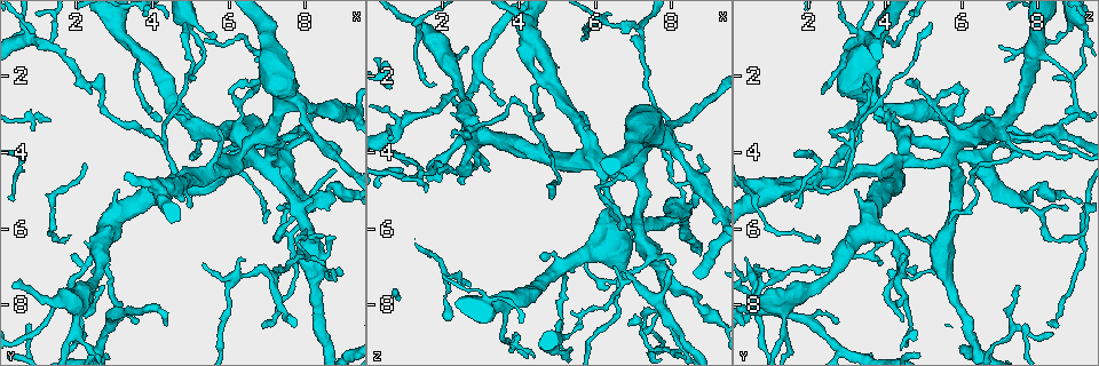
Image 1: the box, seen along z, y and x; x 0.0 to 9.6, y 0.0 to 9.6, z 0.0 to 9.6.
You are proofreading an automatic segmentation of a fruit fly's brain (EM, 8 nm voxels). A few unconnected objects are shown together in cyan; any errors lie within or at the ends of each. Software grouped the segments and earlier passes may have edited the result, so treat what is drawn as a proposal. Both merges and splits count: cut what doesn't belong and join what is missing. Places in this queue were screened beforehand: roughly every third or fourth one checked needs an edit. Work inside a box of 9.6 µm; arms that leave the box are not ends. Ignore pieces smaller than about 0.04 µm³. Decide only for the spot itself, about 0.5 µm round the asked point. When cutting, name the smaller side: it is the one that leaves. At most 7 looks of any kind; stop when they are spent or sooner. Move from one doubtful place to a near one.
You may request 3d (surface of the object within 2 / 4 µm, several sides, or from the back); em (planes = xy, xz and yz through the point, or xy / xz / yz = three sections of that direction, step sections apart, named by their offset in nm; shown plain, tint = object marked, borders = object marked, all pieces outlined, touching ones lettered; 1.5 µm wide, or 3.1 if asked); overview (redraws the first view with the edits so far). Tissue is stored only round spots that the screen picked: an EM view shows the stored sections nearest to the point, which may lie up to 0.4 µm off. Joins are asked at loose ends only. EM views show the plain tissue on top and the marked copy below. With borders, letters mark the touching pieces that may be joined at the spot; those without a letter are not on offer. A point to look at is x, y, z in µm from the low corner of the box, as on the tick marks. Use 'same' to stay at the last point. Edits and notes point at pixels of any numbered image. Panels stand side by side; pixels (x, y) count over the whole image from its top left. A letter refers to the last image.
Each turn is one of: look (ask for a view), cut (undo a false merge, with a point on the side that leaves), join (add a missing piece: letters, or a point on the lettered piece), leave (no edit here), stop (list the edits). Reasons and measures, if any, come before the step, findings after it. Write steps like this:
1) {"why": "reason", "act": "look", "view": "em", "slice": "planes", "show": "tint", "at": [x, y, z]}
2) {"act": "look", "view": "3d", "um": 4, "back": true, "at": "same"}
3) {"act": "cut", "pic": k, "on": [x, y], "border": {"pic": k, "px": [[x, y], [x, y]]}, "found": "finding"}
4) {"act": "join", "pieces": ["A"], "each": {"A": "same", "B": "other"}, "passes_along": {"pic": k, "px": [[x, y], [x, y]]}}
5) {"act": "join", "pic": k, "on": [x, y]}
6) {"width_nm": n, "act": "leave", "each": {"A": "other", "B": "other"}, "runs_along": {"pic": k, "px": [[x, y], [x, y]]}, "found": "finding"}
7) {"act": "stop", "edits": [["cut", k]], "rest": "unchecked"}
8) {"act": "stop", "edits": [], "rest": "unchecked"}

{"why": "thin end", "act": "look", "view": "3d", "um": 2, "at": [3.60, 8.50, 2.65]}

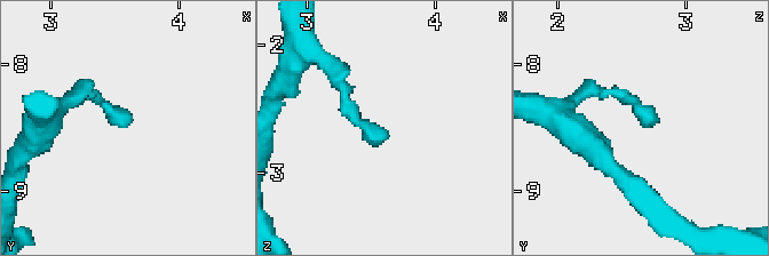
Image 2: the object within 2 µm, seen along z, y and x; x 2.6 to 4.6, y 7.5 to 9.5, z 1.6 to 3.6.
{"act": "look", "view": "em", "slice": "xz", "step": 8, "show": "tint", "at": [3.62, 8.44, 2.68]}

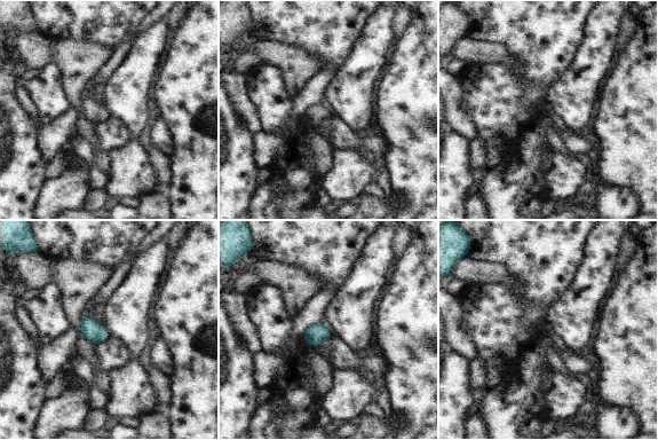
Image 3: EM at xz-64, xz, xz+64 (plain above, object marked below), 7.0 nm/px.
{"why": "cut it another way", "act": "look", "view": "em", "slice": "planes", "show": "borders", "at": "same"}

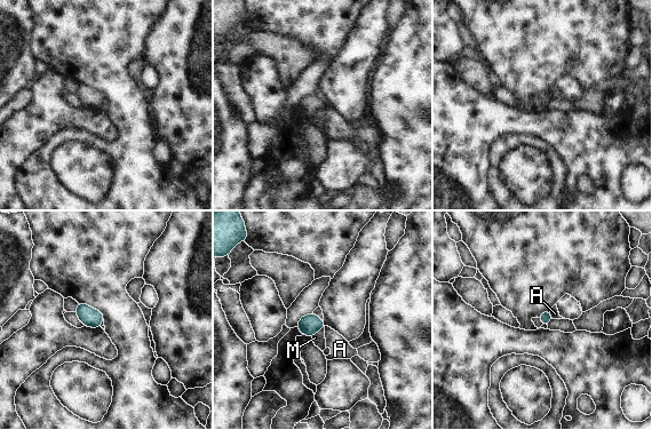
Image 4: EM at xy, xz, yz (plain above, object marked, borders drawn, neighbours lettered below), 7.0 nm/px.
{"width_nm": 80, "longest_contact_nm": ["M", 120], "act": "leave", "each": {"A": "other", "M": "other"}, "found": "none of them fits"}

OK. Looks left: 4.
{"why": "branch stops here", "act": "look", "view": "em", "slice": "planes", "show": "borders", "at": [3.15, 8.40, 4.45]}

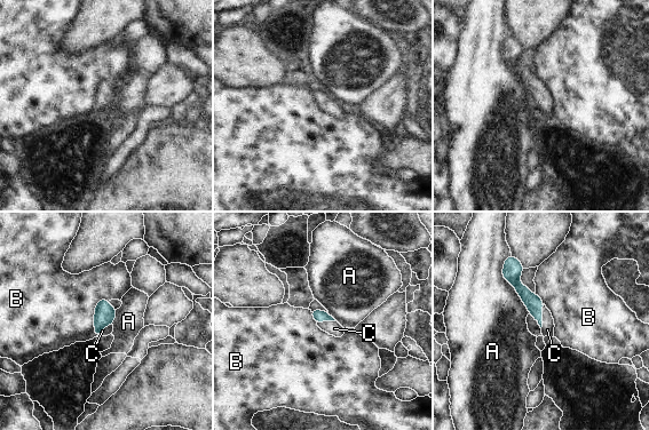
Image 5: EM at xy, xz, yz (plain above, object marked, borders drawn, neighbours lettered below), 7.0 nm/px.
{"longest_contact_nm": ["A", 440], "act": "join", "pieces": ["C"], "each": {"A": "other", "B": "other", "C": "same"}, "passes_along": {"pic": 5, "px": [[533, 303], [541, 316], [547, 329]]}, "found": "it goes on there"}

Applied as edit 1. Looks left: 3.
{"why": "sharp bend", "act": "look", "view": "em", "slice": "planes", "show": "tint", "at": [3.80, 3.45, 2.65]}

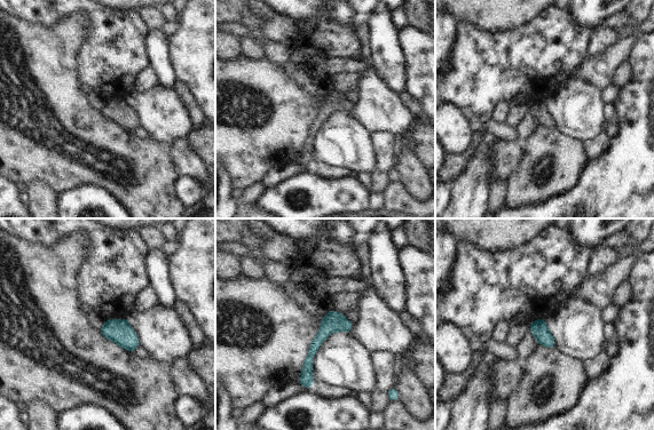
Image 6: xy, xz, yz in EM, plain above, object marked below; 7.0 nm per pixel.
{"act": "look", "view": "em", "slice": "planes", "show": "borders", "at": "same"}

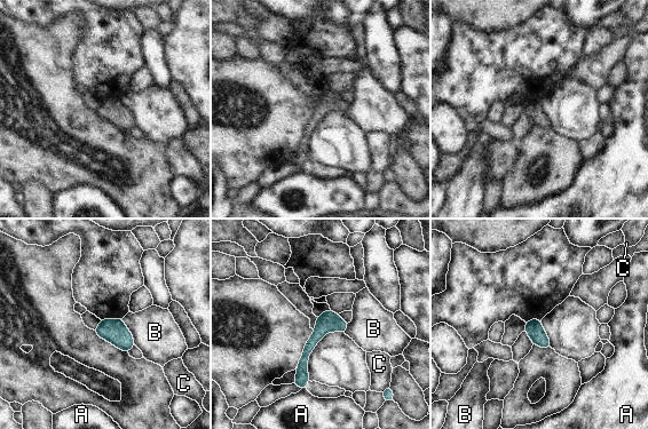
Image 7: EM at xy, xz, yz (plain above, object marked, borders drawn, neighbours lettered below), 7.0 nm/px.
{"act": "leave", "each": {"A": "other", "B": "other", "C": "other"}, "runs_along": {"pic": 7, "px": [[336, 316], [307, 350], [303, 386]]}, "found": "one neuron here"}

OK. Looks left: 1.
{"act": "stop", "edits": [["join", 5]], "rest": "unchecked"}

